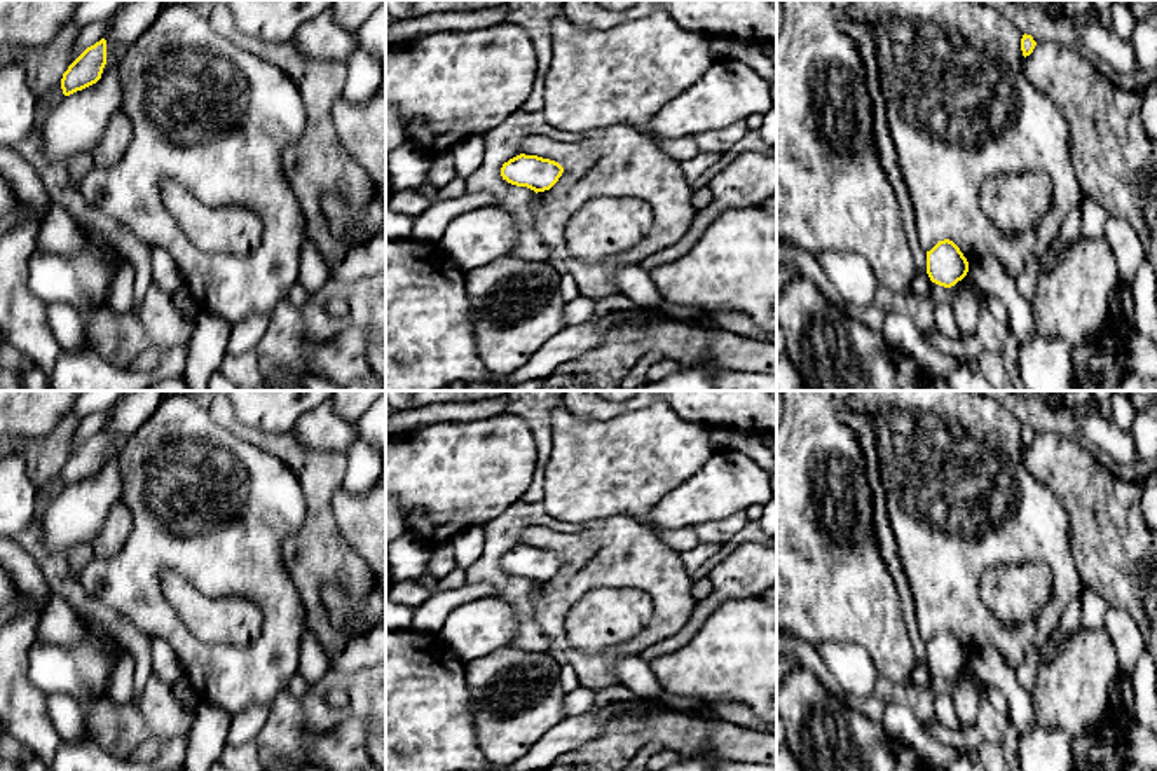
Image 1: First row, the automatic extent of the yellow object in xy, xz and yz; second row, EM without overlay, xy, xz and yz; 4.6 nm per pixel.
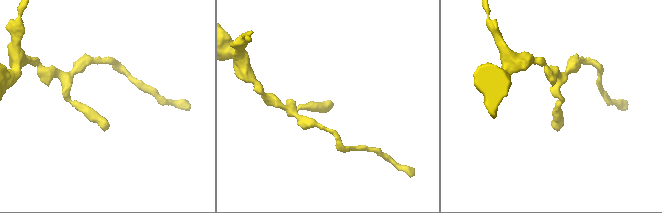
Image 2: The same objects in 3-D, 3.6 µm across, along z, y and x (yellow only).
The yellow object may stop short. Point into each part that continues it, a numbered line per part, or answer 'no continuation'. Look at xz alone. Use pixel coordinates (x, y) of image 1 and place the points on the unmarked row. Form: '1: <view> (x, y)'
no continuation

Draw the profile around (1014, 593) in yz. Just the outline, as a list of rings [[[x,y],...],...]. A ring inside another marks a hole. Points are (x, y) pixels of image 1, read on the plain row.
[[[1044,562],[988,569],[981,583],[986,607],[1007,624],[1031,621],[1052,591],[1052,570]]]

